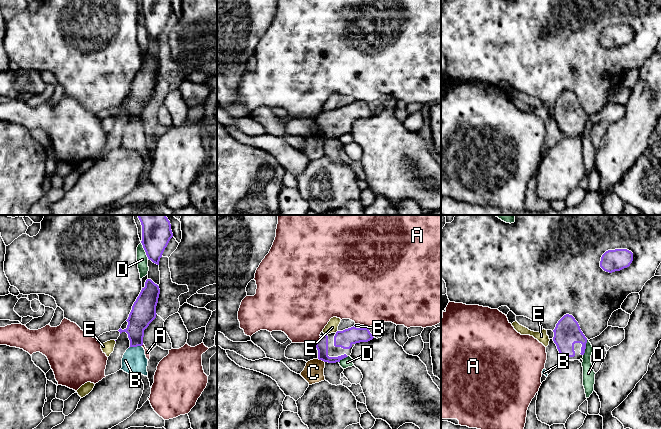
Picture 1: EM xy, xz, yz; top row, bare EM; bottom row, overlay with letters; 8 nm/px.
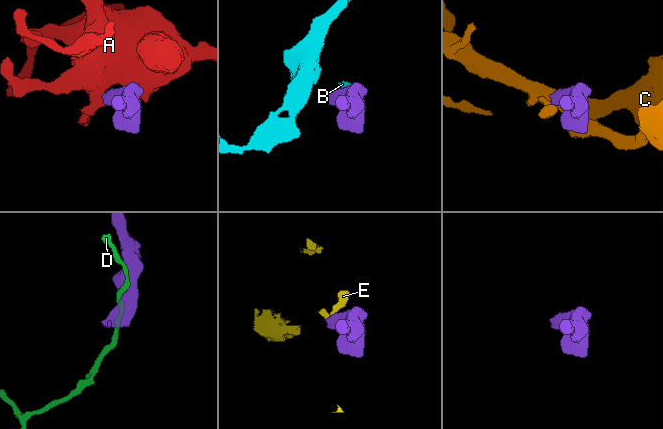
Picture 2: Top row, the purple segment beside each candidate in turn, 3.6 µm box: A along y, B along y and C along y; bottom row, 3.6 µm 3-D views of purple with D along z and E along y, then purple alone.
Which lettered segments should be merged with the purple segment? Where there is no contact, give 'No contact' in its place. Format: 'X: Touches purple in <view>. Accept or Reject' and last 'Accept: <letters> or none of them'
A: Touches purple in xz. Reject
B: Touches purple in xy. Accept
C: Touches purple in xz. Reject
D: Touches purple in xy. Reject
E: Touches purple in xz. Reject
Accept: B

